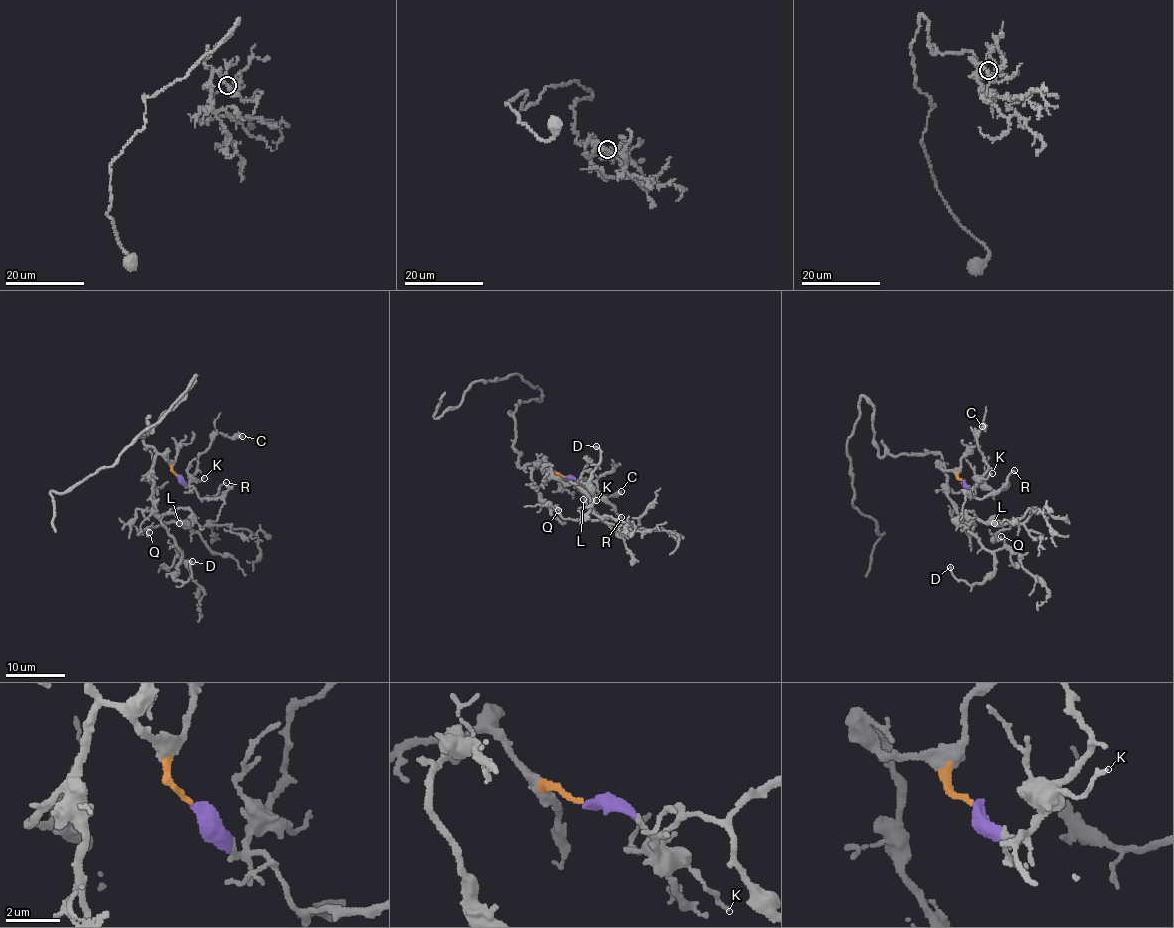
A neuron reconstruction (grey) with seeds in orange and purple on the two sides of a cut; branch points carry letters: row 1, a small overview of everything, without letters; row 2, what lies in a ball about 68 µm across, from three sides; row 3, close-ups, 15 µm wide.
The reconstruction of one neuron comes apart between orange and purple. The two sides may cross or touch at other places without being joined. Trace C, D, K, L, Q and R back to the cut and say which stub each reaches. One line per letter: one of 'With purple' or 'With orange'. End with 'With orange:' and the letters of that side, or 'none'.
C: With purple
D: With orange
K: With purple
L: With orange
Q: With orange
R: With purple
With orange: D, L, Q

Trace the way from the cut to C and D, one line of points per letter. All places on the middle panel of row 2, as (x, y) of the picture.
C: (565, 477), (578, 482), (587, 499), (584, 495), (590, 490), (596, 494), (616, 496), (621, 490)
D: (565, 477), (544, 462), (536, 467), (541, 464), (552, 473), (592, 492), (591, 477), (599, 460), (597, 446)

